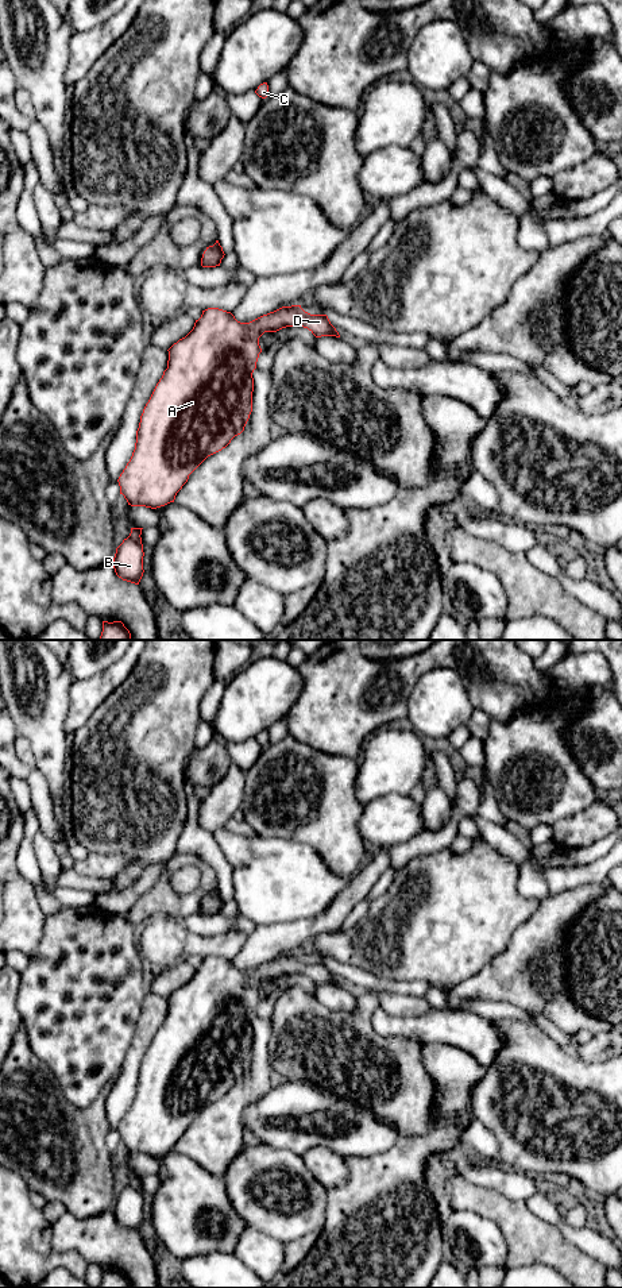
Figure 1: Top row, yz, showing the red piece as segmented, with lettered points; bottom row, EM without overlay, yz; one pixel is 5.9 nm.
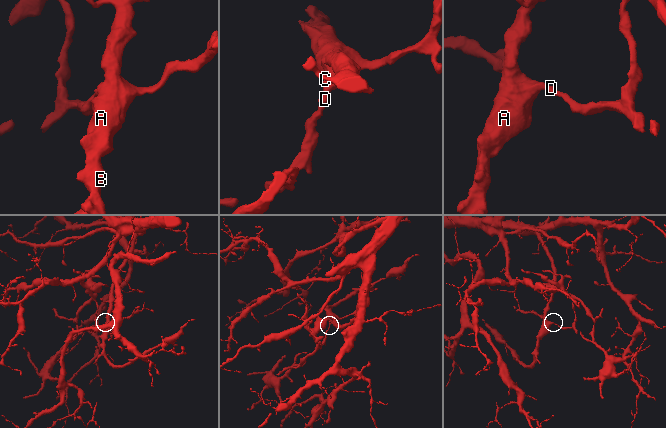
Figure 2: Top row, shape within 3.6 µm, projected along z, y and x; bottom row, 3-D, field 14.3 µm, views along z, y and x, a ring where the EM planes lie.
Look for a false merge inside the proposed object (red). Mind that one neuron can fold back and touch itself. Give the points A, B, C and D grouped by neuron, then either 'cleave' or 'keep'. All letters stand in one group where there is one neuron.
A B C / D; cleave

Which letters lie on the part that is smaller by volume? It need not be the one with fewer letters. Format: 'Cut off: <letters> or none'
Cut off: D

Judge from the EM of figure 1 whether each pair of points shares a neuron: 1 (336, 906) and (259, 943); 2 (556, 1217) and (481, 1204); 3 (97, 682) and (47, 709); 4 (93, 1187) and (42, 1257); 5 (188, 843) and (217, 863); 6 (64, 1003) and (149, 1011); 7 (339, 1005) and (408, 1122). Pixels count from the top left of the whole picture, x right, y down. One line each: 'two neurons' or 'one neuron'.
1: one neuron
2: two neurons
3: two neurons
4: two neurons
5: one neuron
6: two neurons
7: two neurons

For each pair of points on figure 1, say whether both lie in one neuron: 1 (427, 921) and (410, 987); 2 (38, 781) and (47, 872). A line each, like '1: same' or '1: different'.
1: different
2: different

